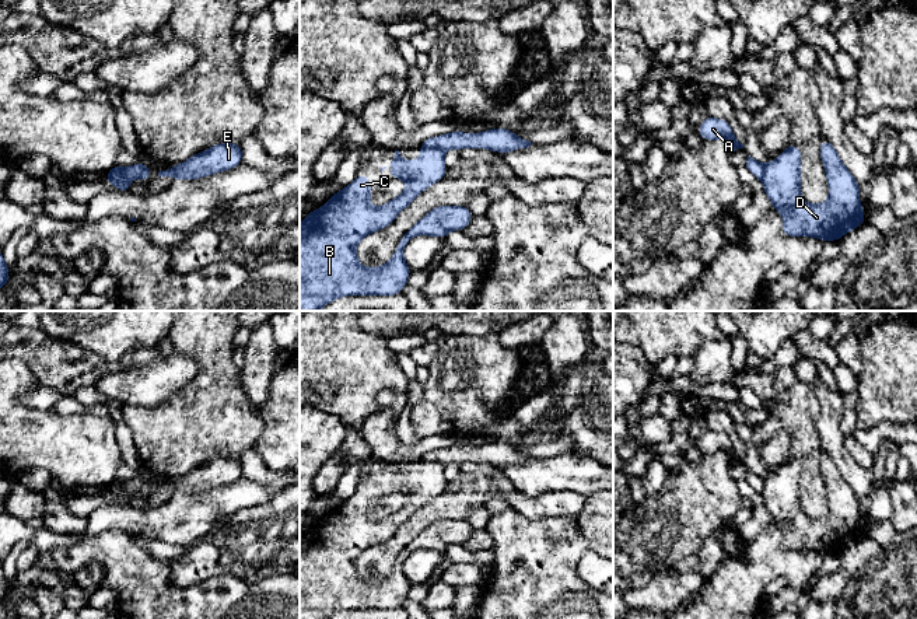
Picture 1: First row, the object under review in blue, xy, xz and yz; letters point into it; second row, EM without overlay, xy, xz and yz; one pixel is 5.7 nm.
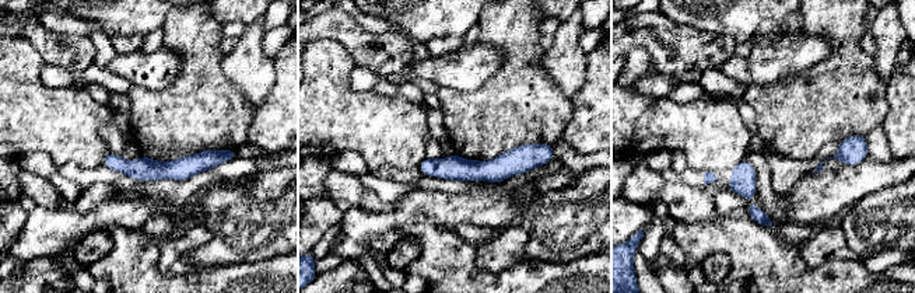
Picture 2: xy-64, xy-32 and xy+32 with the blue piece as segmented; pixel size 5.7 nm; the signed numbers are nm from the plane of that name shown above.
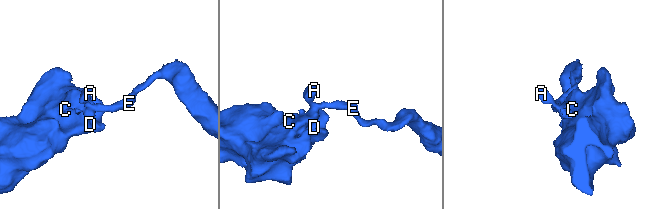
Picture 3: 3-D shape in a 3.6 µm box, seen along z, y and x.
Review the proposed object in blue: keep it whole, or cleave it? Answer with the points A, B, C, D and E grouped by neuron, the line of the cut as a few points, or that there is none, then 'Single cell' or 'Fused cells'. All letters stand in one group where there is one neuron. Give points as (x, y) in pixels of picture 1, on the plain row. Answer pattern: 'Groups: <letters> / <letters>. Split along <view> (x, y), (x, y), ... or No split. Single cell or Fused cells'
Groups: A E / B C D. Split along xz (422, 460), (437, 460), (443, 464). Fused cells

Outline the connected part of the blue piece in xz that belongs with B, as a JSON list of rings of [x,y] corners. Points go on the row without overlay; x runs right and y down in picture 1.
[[[420,461],[420,472],[416,475],[403,473],[396,464],[388,482],[392,493],[406,494],[406,503],[391,515],[371,521],[371,494],[364,487],[358,487],[350,499],[329,511],[323,521],[311,524],[300,536],[300,619],[326,619],[346,609],[396,609],[407,598],[412,585],[403,573],[403,563],[413,550],[431,549],[445,553],[449,545],[463,545],[472,535],[473,528],[469,521],[437,520],[402,549],[386,578],[364,581],[356,567],[357,557],[364,550],[391,539],[417,508],[440,496],[448,485],[444,478],[444,464],[438,461]]]

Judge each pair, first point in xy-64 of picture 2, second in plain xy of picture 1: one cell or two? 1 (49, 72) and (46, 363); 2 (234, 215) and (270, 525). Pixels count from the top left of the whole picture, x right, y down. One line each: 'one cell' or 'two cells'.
1: two cells
2: one cell

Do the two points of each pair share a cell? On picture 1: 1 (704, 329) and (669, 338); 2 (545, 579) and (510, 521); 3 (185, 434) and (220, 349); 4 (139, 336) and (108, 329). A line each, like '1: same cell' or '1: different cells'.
1: same cell
2: same cell
3: same cell
4: same cell

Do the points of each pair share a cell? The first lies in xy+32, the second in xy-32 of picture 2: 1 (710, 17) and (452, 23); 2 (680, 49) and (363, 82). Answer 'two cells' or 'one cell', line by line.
1: one cell
2: two cells

